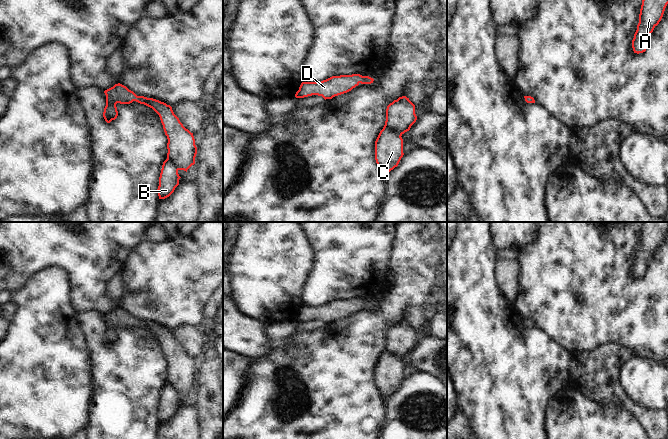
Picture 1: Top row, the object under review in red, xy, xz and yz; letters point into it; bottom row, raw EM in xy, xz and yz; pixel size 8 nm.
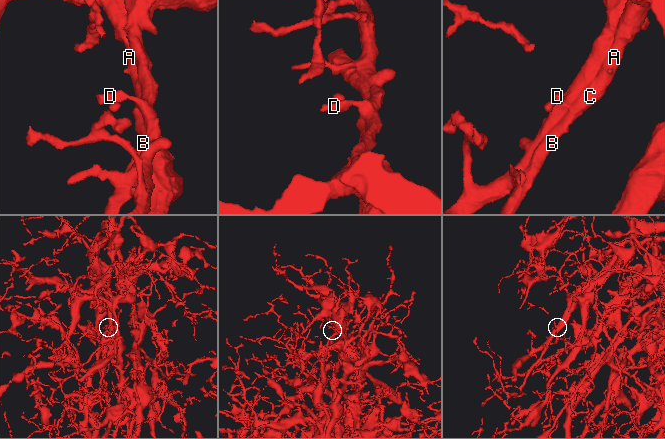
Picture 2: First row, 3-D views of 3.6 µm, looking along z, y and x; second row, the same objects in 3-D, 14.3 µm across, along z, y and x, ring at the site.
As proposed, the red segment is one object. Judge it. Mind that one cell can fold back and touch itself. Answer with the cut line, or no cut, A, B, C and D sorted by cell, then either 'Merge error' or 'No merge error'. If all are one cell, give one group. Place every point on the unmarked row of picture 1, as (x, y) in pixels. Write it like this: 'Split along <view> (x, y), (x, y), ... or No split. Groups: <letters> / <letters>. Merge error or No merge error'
No split. Groups: A B C D. No merge error

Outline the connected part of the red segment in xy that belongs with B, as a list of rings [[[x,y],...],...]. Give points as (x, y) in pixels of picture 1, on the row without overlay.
[[[118,307],[104,315],[106,330],[103,341],[107,347],[118,340],[116,328],[130,328],[136,325],[152,332],[160,341],[167,360],[167,383],[163,386],[157,417],[159,423],[169,421],[179,409],[179,394],[187,394],[195,388],[197,371],[193,357],[186,353],[174,338],[172,331],[164,326],[144,320],[137,320],[126,310]]]

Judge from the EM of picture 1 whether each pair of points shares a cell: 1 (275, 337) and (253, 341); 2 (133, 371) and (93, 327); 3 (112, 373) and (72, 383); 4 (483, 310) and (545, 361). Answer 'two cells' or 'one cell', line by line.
1: two cells
2: one cell
3: two cells
4: one cell

